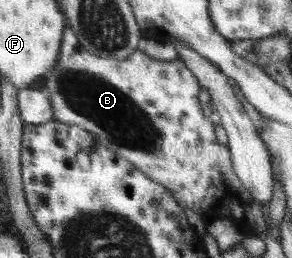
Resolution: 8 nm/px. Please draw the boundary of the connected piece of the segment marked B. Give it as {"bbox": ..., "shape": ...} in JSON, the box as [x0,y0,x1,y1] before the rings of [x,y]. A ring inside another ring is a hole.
{"bbox":[42,28,270,241],"shape":[[[66,28],[60,58],[42,88],[50,97],[54,119],[92,132],[100,145],[120,154],[137,165],[146,176],[165,185],[184,208],[193,209],[208,221],[230,219],[246,235],[257,235],[270,241],[270,222],[262,216],[261,204],[237,176],[229,148],[216,142],[214,124],[202,116],[198,104],[200,84],[185,61],[178,58],[173,61],[154,60],[140,50],[121,61],[96,56],[81,45],[80,38],[70,28]]]}

